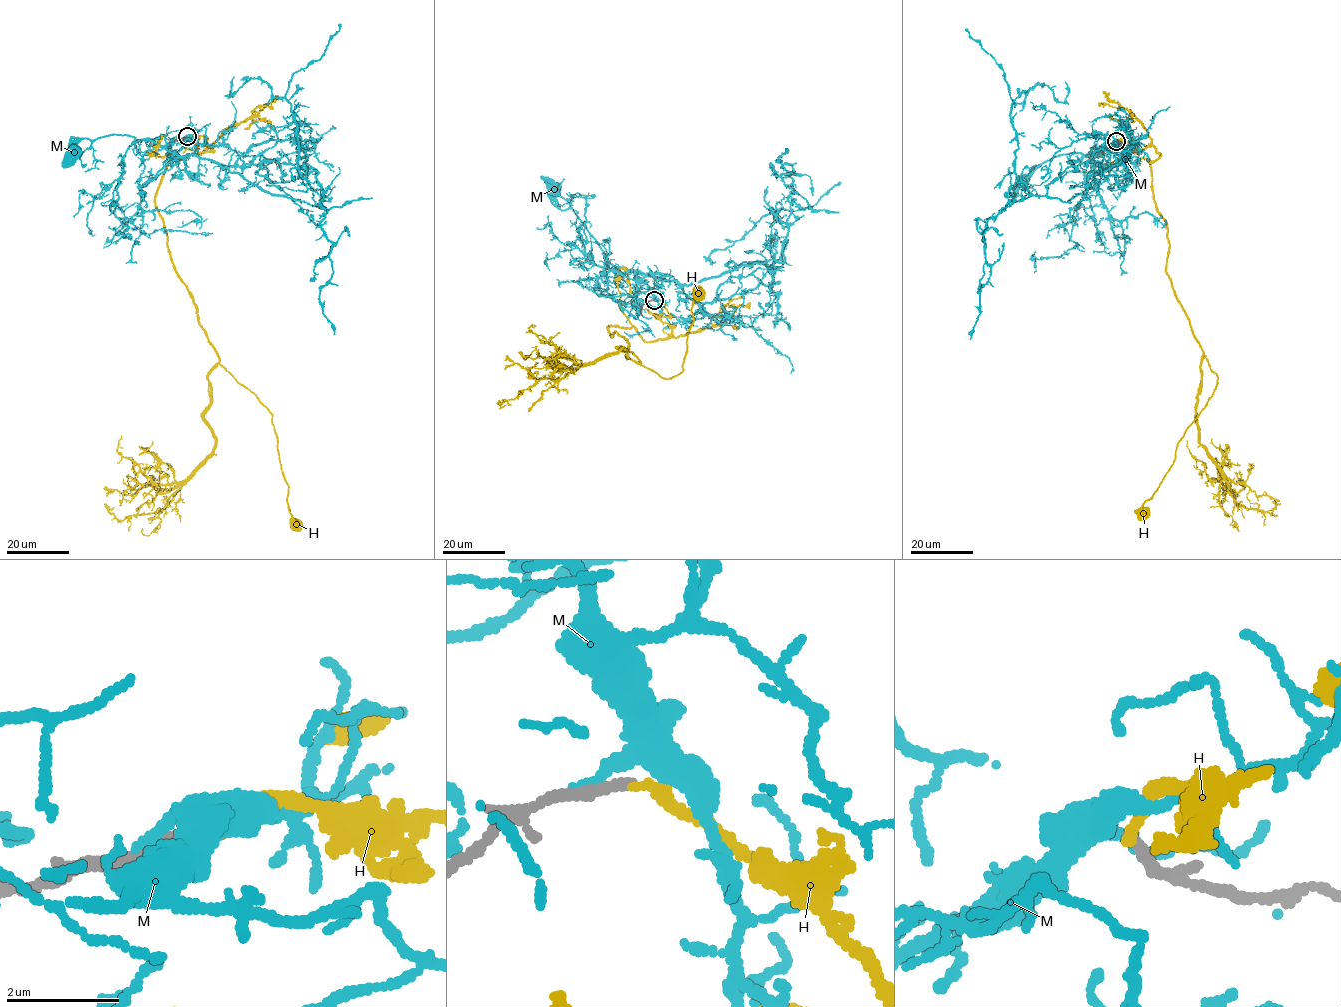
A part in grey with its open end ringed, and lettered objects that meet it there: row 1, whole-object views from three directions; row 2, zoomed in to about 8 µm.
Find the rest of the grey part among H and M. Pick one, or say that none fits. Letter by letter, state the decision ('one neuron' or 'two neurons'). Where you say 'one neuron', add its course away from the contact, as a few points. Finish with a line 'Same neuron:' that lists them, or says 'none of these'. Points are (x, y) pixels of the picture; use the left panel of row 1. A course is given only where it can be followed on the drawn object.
H: two neurons
M: two neurons
Same neuron: none of these

